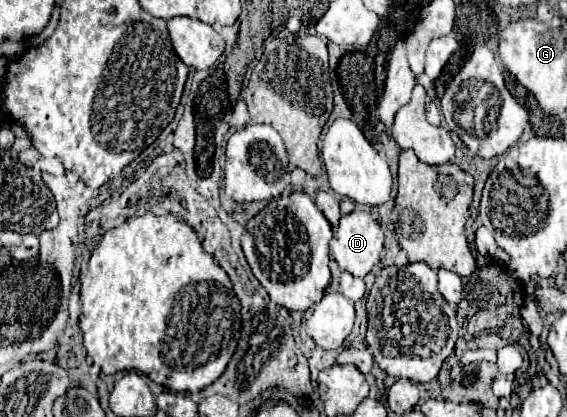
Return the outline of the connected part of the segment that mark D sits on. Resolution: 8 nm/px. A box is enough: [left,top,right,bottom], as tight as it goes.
[330,209,384,277]

